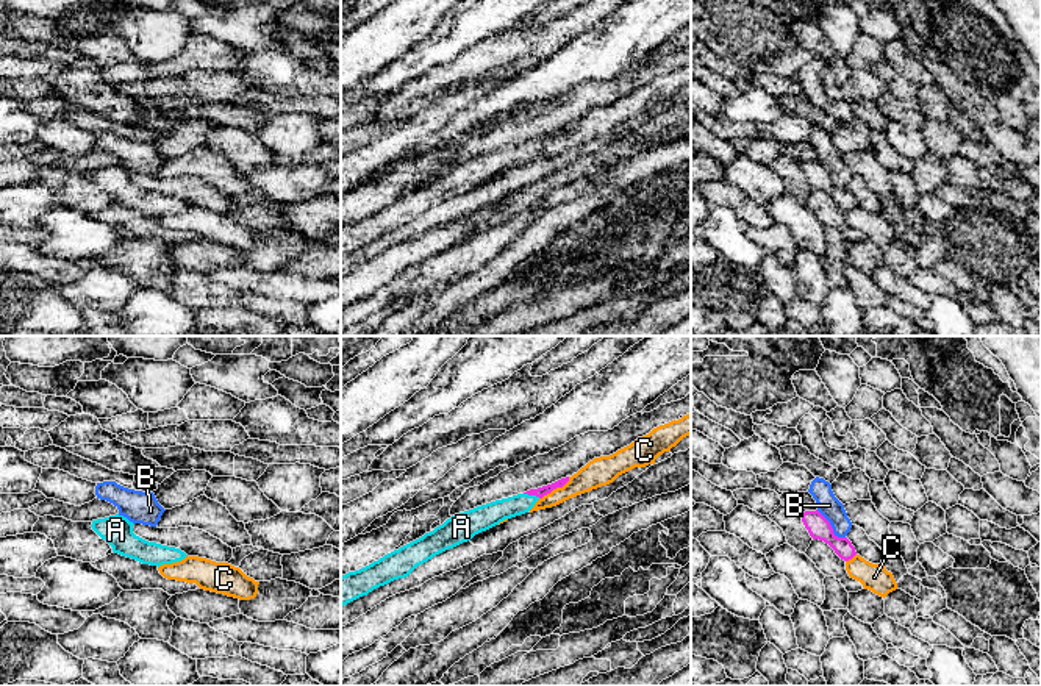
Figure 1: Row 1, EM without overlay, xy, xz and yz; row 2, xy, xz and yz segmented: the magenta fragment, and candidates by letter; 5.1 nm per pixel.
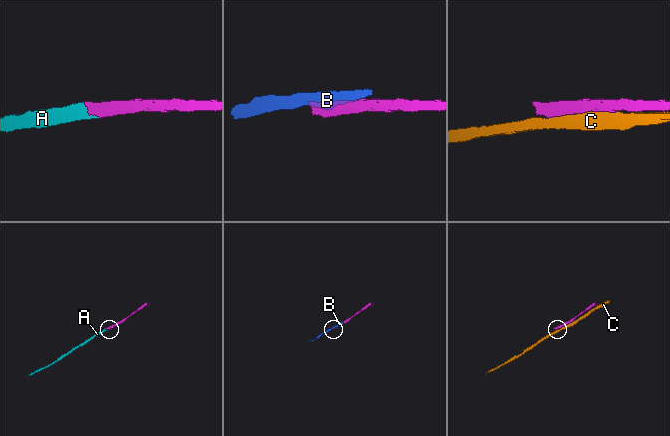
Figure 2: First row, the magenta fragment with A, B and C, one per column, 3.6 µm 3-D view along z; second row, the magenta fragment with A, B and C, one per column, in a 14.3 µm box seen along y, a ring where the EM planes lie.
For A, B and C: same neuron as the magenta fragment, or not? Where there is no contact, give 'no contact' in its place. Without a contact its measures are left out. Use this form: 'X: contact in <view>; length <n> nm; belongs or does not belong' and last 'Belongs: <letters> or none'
A: contact in xz; length 90 nm; belongs
B: contact in yz; length 220 nm; does not belong
C: contact in xz; length 200 nm; does not belong
Belongs: A

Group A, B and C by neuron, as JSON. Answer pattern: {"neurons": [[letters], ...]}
{"neurons": [["A"], ["B"], ["C"]]}

